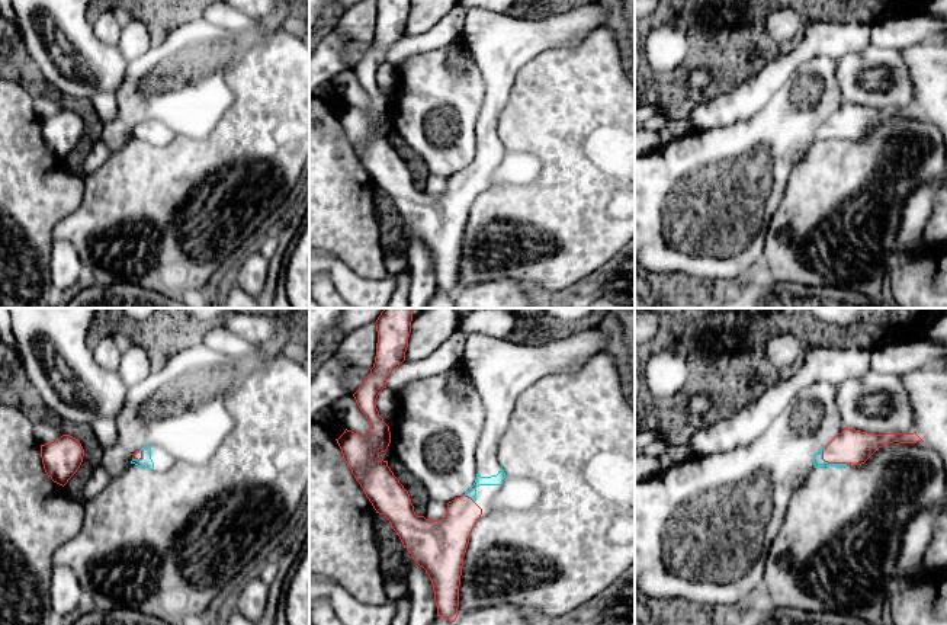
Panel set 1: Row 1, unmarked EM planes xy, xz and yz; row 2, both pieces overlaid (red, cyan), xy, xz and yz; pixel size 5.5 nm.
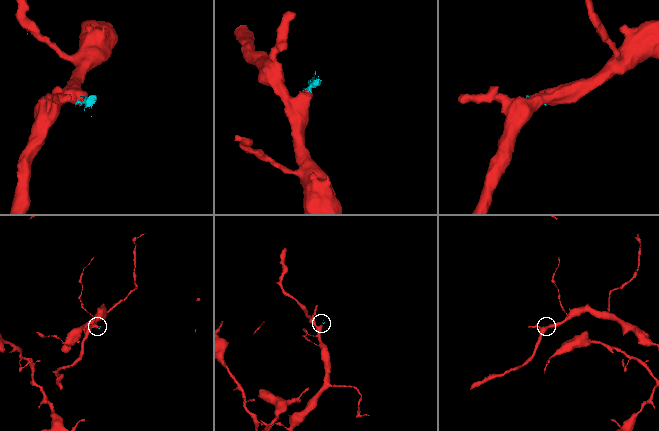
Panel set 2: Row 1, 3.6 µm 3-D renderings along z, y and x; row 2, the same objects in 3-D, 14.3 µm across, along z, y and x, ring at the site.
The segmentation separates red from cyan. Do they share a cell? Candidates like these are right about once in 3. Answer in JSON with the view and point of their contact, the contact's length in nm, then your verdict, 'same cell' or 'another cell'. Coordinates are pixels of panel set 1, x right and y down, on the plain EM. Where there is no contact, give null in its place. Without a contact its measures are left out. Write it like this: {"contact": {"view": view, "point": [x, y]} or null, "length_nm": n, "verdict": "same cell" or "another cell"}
{"contact": {"view": "yz", "point": [831, 137]}, "length_nm": 170, "verdict": "same cell"}

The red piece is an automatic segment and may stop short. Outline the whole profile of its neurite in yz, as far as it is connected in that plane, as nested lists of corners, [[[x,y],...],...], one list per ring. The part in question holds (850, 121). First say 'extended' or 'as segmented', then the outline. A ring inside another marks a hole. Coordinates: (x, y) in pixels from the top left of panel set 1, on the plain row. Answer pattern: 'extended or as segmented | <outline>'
extended | [[[847,103],[838,108],[813,132],[818,141],[847,141],[864,138],[879,122],[889,118],[916,118],[924,116],[916,106],[914,108],[885,108],[874,109],[861,105]]]

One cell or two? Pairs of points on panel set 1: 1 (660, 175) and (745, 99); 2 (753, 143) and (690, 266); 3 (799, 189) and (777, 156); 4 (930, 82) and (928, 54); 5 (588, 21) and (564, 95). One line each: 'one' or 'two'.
1: two
2: one
3: two
4: one
5: two

